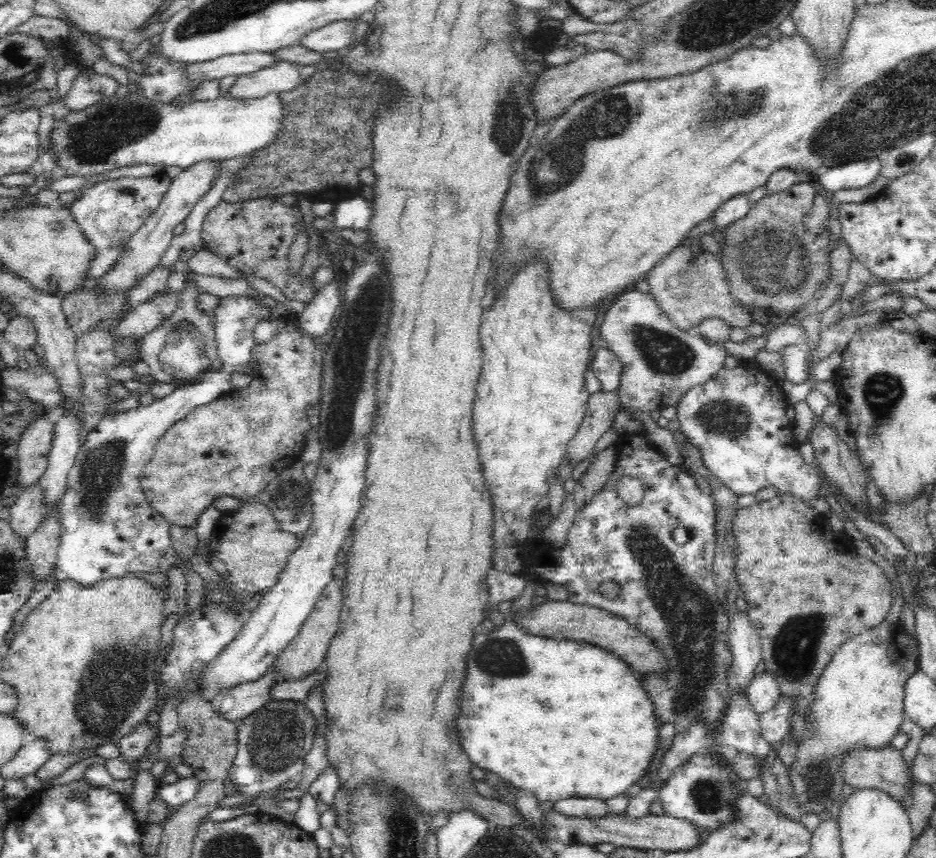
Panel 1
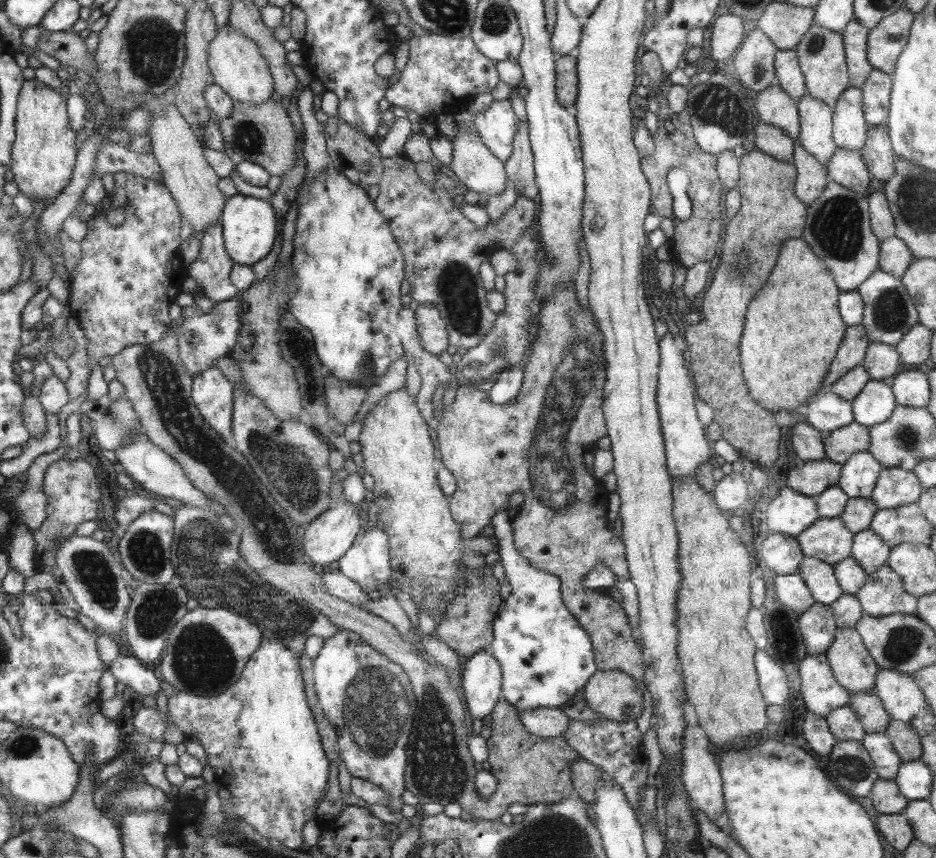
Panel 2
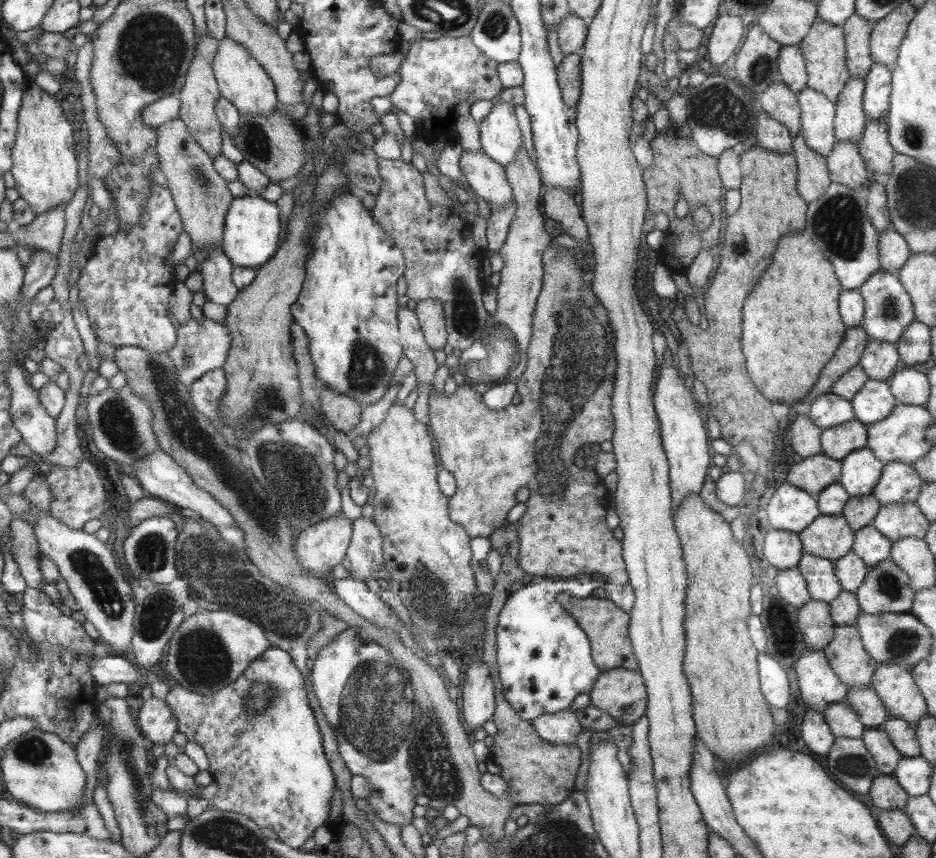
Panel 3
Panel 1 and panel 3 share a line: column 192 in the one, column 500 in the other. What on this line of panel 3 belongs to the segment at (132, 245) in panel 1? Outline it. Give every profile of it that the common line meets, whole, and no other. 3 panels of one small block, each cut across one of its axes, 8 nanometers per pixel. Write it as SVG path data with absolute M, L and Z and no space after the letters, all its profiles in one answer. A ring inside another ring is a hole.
M463 150L459 167L472 190L482 196L491 208L501 208L512 200L513 190L507 181L505 167L483 150Z

